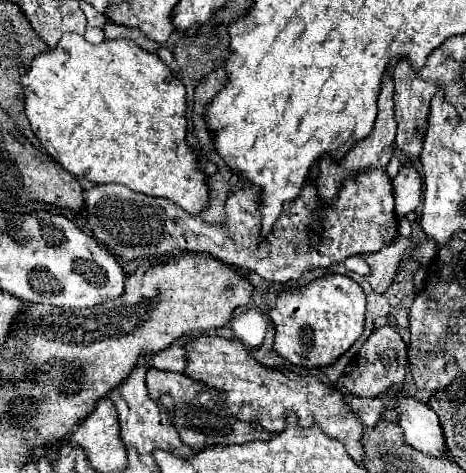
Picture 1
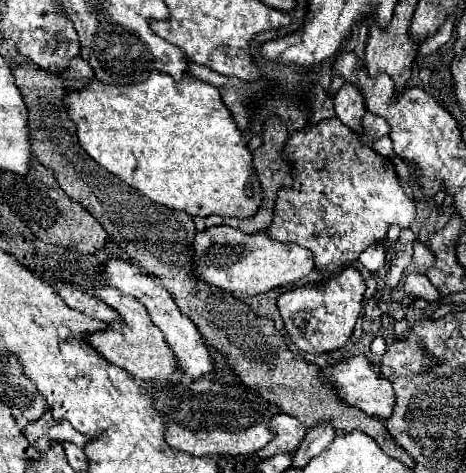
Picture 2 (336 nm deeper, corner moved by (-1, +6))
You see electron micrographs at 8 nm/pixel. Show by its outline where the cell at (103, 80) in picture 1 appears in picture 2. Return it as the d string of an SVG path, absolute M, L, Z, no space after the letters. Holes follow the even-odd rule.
M152 72L150 78L142 84L132 84L132 86L104 86L100 84L98 80L92 80L86 90L80 90L80 92L66 92L66 98L64 98L66 106L68 106L68 114L70 118L74 120L74 124L78 126L78 140L80 140L80 146L100 164L104 166L108 172L116 174L120 180L124 180L126 184L130 184L132 188L136 188L138 192L142 192L144 196L148 196L152 202L158 202L158 204L164 204L172 210L182 210L182 212L188 212L190 216L200 216L200 218L206 218L206 216L234 216L234 218L250 218L252 214L256 214L256 210L260 208L262 204L262 188L260 188L260 182L256 178L256 172L252 170L252 152L248 150L246 142L242 140L242 132L238 130L230 110L224 106L222 98L220 98L220 92L208 84L208 82L202 82L198 78L184 78L182 82L174 82L168 74L160 74L160 72Z

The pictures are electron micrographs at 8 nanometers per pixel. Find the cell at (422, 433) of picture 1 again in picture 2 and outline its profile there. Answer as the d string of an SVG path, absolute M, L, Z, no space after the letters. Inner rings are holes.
M354 356L348 360L342 360L334 366L322 368L322 378L334 388L338 390L338 398L360 408L362 412L376 416L376 418L388 418L392 414L392 406L394 406L394 394L392 394L392 384L388 380L384 380L380 374L374 372L372 364L368 362L366 356Z

